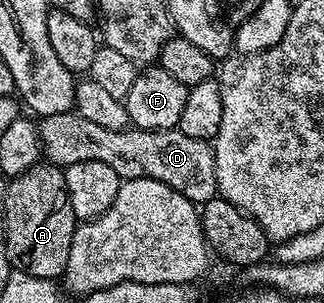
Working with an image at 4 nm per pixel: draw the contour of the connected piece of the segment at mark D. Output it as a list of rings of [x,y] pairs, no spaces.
[[[67,111],[60,115],[48,115],[41,118],[40,136],[42,151],[49,164],[65,167],[72,163],[99,161],[108,163],[112,171],[116,171],[123,179],[127,177],[147,177],[156,179],[184,195],[195,203],[205,203],[214,198],[218,192],[216,183],[216,163],[211,142],[192,139],[177,129],[136,129],[128,128],[120,131],[108,131],[108,127],[100,127],[88,119],[84,119],[76,111]]]

